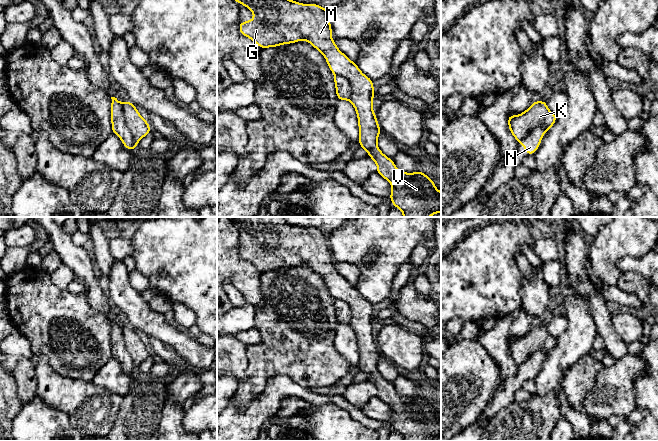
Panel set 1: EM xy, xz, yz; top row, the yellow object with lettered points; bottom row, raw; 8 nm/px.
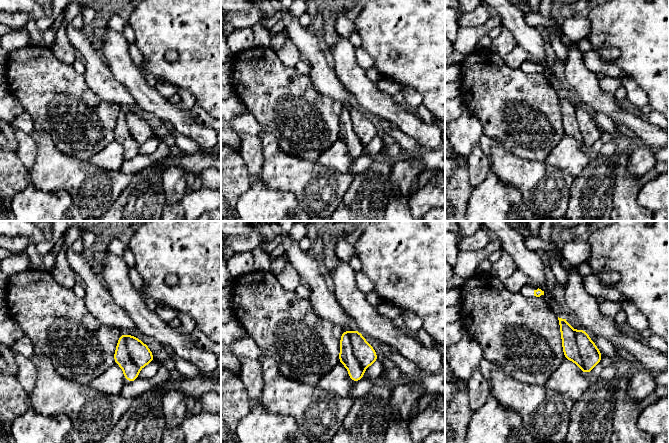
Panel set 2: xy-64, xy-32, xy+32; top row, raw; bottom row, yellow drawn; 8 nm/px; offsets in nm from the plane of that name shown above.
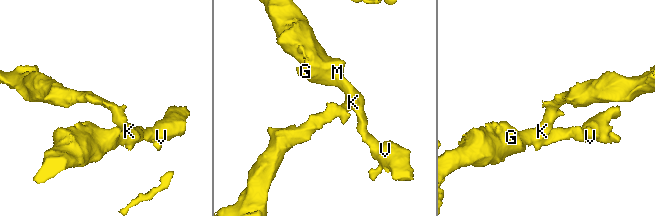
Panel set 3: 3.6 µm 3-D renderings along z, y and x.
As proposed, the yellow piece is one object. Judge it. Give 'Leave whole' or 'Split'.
Split

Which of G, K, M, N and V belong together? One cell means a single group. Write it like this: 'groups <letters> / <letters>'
groups G K M V / N

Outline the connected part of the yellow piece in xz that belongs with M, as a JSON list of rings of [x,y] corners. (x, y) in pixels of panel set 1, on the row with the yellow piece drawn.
[[[292,0],[235,1],[248,7],[253,13],[255,19],[240,22],[239,31],[242,35],[252,39],[260,49],[306,40],[324,55],[328,67],[335,75],[349,80],[352,88],[350,101],[358,116],[359,145],[368,152],[368,157],[376,162],[377,174],[391,183],[392,192],[389,198],[393,206],[403,212],[403,217],[430,217],[441,212],[441,192],[437,190],[431,178],[422,171],[415,173],[399,171],[393,160],[385,156],[378,148],[377,139],[381,130],[372,107],[375,94],[373,81],[365,76],[359,67],[337,48],[331,38],[332,28],[330,26],[329,9],[324,9],[318,4],[301,4]]]

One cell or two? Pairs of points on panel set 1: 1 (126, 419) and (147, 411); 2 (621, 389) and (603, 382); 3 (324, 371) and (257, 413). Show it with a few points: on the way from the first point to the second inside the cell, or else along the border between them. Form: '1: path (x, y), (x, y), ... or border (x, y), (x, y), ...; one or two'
1: path (131, 419), (135, 419), (142, 412); one
2: path (617, 389), (610, 382), (607, 382); one
3: border (280, 375), (290, 377), (307, 389); two

